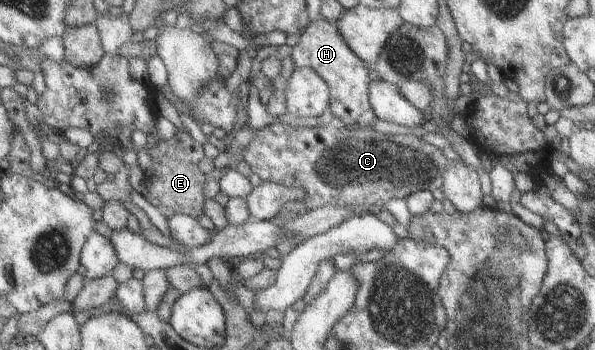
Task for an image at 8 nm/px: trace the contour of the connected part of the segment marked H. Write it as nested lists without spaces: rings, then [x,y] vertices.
[[[324,18],[312,20],[305,27],[298,43],[291,48],[289,56],[294,63],[292,67],[312,70],[328,86],[327,108],[330,109],[333,117],[342,121],[346,125],[344,128],[368,128],[368,125],[376,118],[367,98],[370,83],[369,66],[354,55],[339,31]]]

